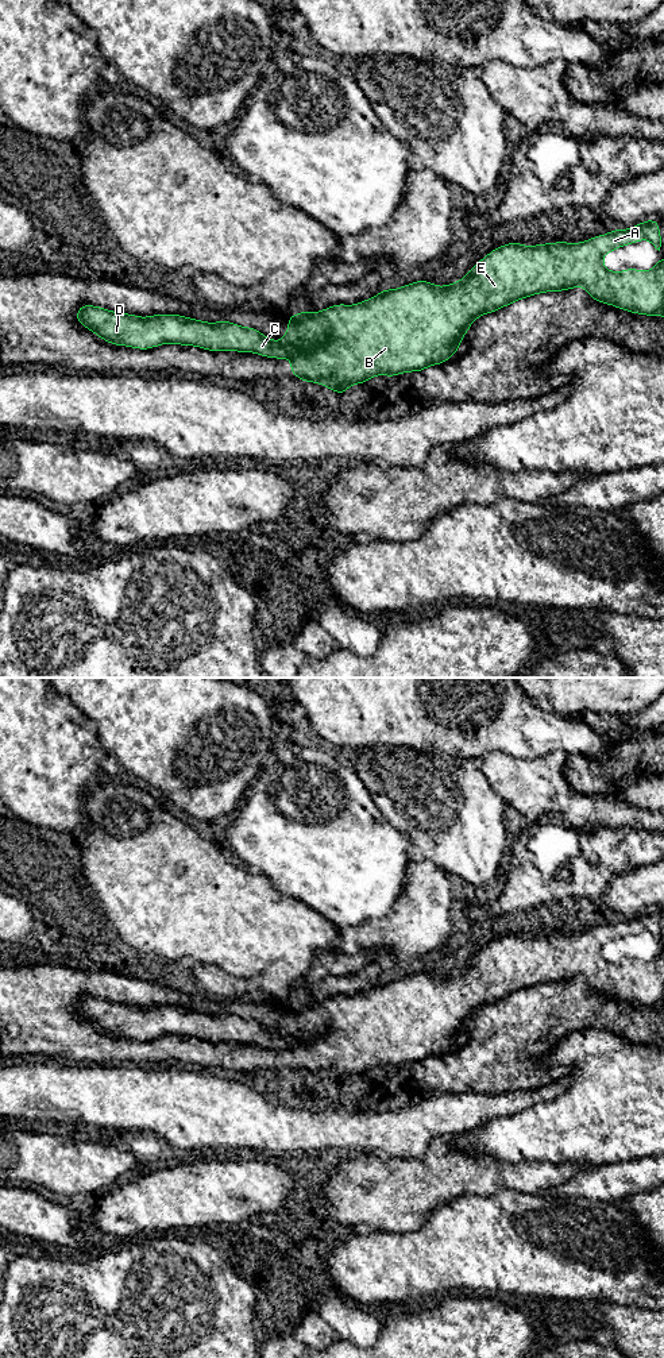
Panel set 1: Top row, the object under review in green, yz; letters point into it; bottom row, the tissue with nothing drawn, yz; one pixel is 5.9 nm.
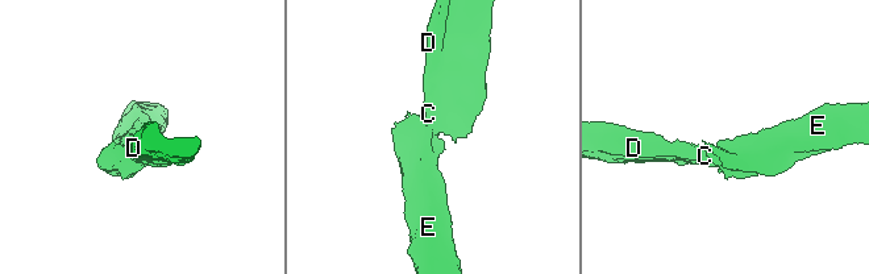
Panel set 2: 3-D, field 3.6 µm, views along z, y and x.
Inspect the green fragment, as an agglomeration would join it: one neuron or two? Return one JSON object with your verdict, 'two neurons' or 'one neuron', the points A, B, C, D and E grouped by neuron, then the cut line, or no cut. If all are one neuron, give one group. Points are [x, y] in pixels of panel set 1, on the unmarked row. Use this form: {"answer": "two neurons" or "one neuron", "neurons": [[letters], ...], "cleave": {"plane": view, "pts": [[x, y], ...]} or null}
{"answer": "two neurons", "neurons": [["A", "B", "E"], ["C", "D"]], "cleave": {"plane": "yz", "pts": [[285, 1026], [294, 1037], [304, 1042]]}}

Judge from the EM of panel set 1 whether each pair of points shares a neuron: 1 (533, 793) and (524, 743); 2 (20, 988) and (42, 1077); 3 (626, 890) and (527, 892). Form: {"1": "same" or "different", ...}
{"1": "different", "2": "different", "3": "different"}

